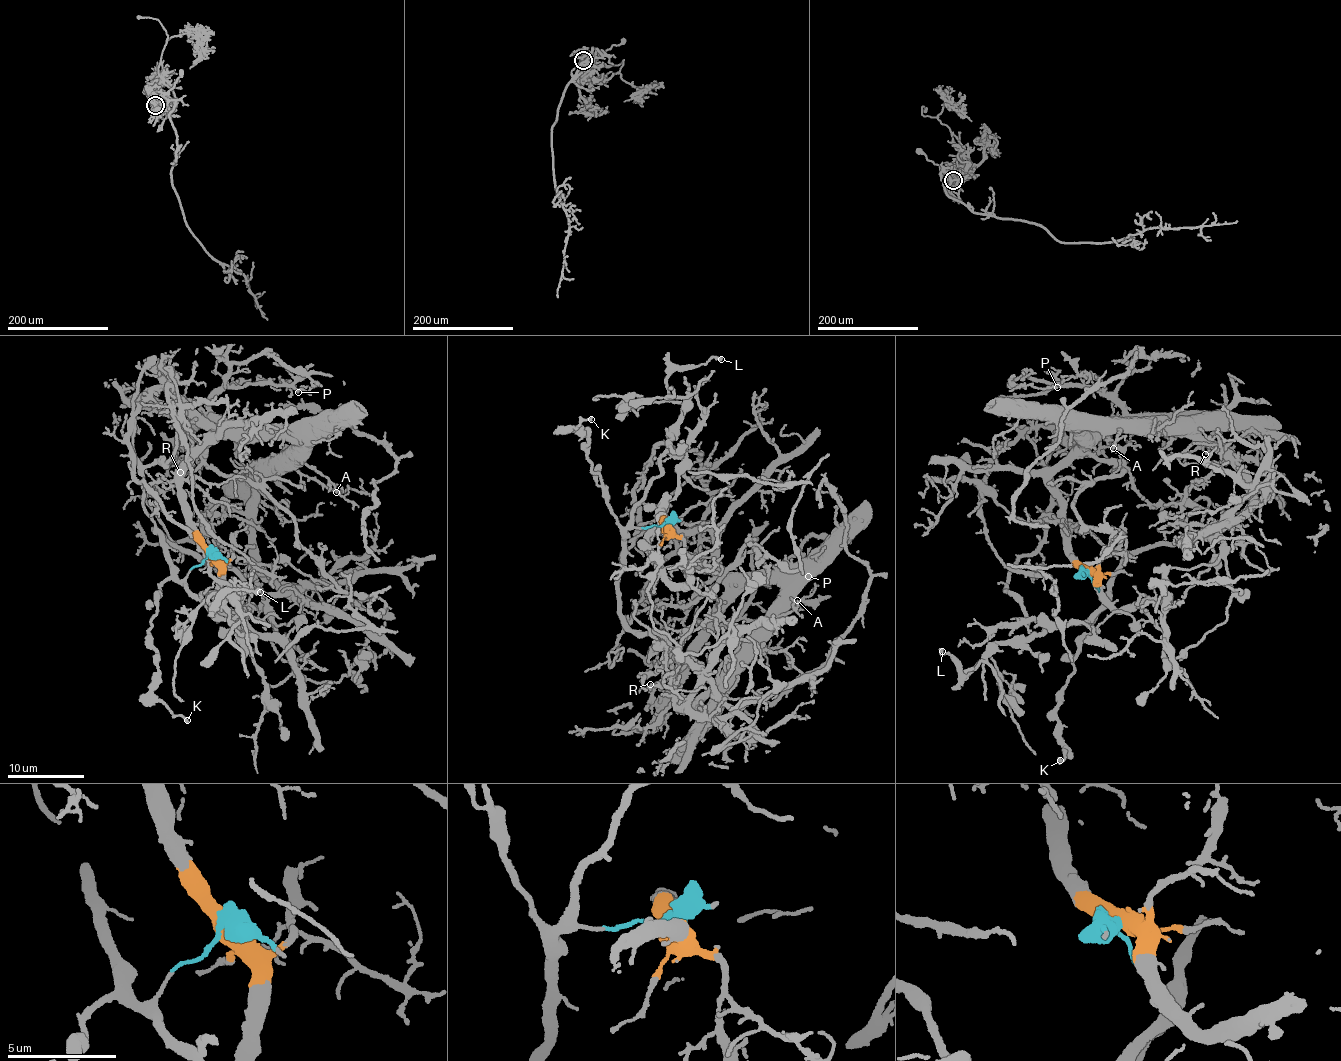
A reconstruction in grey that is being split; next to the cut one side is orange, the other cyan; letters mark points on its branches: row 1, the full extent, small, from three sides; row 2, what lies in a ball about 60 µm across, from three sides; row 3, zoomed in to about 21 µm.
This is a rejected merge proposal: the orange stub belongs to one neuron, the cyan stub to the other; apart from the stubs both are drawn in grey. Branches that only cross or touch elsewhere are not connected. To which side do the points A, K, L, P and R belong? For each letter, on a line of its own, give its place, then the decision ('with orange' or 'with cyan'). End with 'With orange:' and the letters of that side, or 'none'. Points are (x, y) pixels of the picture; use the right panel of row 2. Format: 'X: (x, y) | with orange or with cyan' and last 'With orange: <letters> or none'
A: (1113, 448) | with orange
K: (1060, 760) | with cyan
L: (942, 651) | with cyan
P: (1057, 387) | with orange
R: (1205, 454) | with orange
With orange: A, P, R

